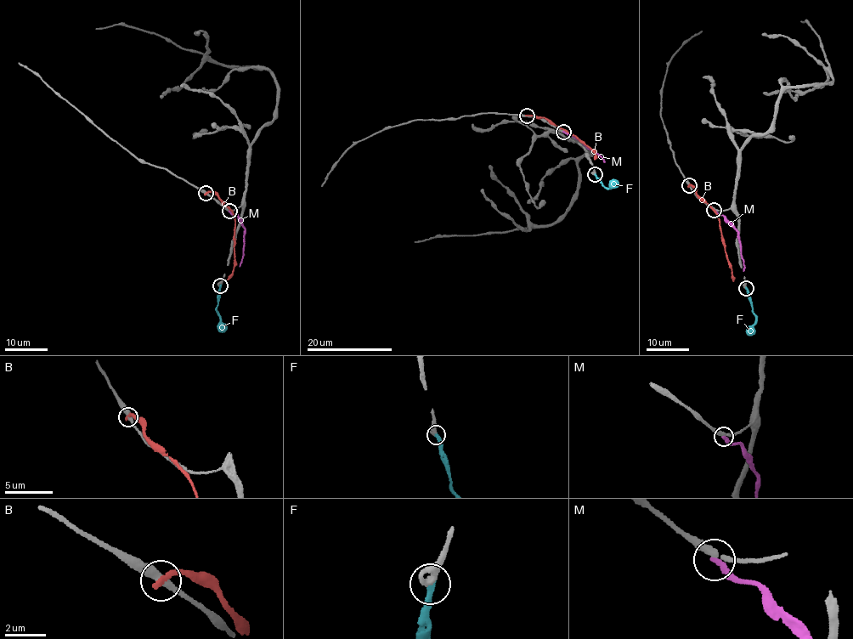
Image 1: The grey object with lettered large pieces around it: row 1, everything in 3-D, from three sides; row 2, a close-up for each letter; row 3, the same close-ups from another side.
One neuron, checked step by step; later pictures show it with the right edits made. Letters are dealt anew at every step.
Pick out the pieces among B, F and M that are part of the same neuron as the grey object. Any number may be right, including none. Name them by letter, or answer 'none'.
F

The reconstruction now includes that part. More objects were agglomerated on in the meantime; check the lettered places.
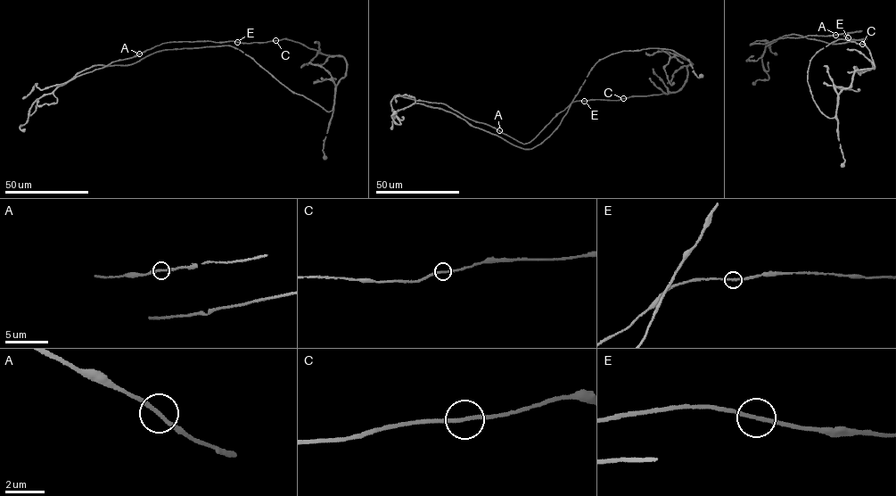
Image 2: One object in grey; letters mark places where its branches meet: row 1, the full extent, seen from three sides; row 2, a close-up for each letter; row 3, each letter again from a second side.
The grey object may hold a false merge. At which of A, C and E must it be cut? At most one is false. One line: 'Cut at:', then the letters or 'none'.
Cut at: none

